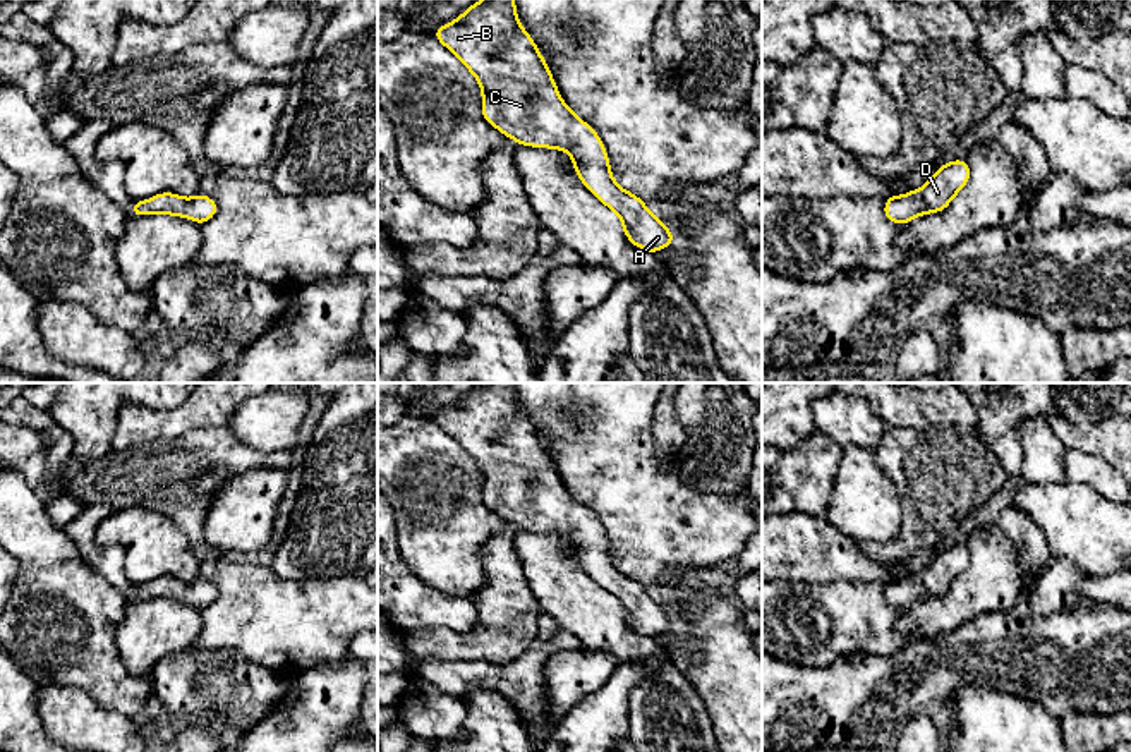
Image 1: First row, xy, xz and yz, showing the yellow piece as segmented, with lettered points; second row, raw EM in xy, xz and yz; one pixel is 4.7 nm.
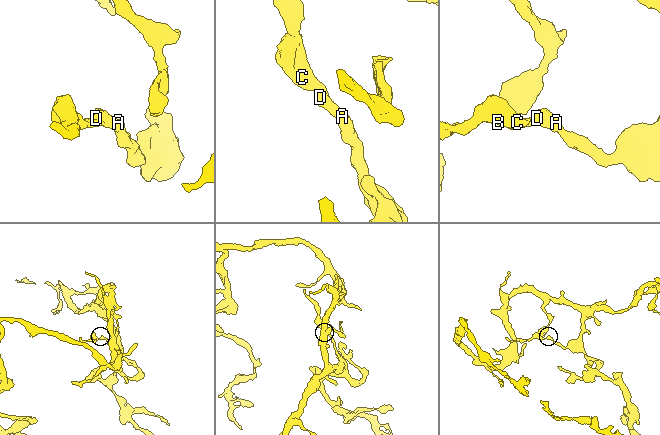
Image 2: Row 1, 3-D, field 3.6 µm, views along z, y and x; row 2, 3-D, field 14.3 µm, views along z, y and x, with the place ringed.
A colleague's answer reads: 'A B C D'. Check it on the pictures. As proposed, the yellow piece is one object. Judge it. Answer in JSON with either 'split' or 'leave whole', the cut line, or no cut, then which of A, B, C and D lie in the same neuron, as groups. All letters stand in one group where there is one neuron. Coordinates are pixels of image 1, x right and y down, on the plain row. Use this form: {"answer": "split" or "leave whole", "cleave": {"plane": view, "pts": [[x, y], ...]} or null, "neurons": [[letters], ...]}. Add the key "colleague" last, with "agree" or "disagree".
{"answer": "leave whole", "cleave": null, "neurons": [["A", "B", "C", "D"]], "colleague": "agree"}

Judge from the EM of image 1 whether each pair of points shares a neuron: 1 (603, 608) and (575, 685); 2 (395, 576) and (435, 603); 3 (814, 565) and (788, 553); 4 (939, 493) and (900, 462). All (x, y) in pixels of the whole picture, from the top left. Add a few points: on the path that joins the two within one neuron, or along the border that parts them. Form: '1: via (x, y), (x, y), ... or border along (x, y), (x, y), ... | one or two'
1: border along (580, 648), (606, 651), (618, 663) | two
2: via (405, 586), (424, 603) | one
3: via (807, 558), (802, 553), (795, 553) | one
4: via (929, 483), (910, 464) | one

